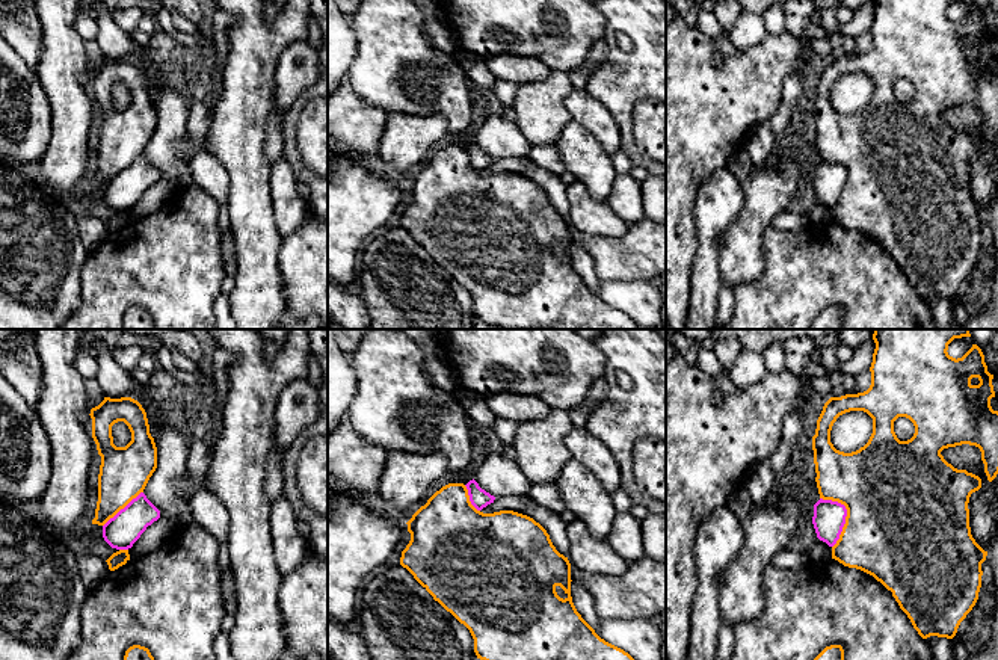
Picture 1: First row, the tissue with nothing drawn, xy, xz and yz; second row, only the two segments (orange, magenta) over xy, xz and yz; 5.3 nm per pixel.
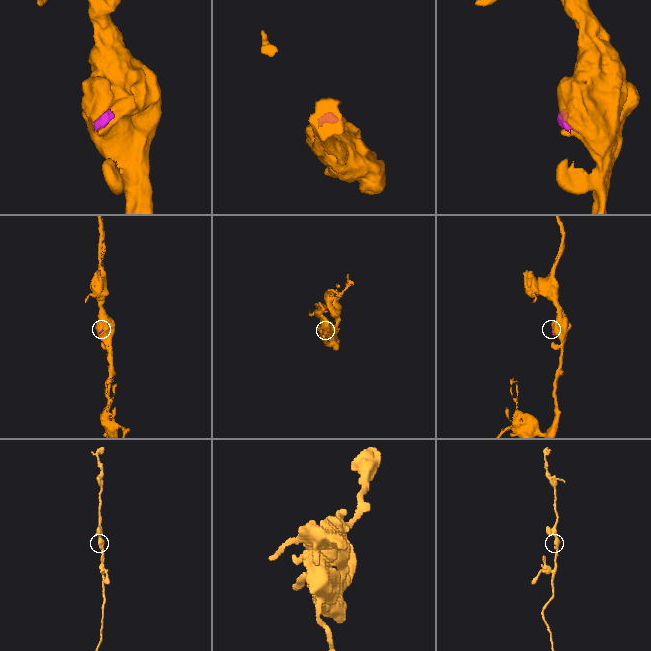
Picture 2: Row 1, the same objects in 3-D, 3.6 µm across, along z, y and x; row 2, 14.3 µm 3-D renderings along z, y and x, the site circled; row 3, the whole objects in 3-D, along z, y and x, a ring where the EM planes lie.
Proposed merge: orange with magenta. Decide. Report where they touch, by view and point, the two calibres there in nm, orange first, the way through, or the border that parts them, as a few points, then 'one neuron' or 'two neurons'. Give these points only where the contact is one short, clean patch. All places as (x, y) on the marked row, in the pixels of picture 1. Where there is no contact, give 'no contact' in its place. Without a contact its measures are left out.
yz (847, 515) | 500/180 nm | along yz (820, 497), (837, 500), (846, 509), (846, 523), (832, 547) | two neurons

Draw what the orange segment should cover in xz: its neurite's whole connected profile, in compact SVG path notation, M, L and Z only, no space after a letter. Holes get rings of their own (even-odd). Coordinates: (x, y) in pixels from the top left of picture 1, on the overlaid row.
M448 483L436 491L406 523L411 541L400 565L464 624L480 660L634 660L624 649L601 639L577 612L571 597L571 563L553 545L547 530L533 518L500 510L477 510L464 483Z

